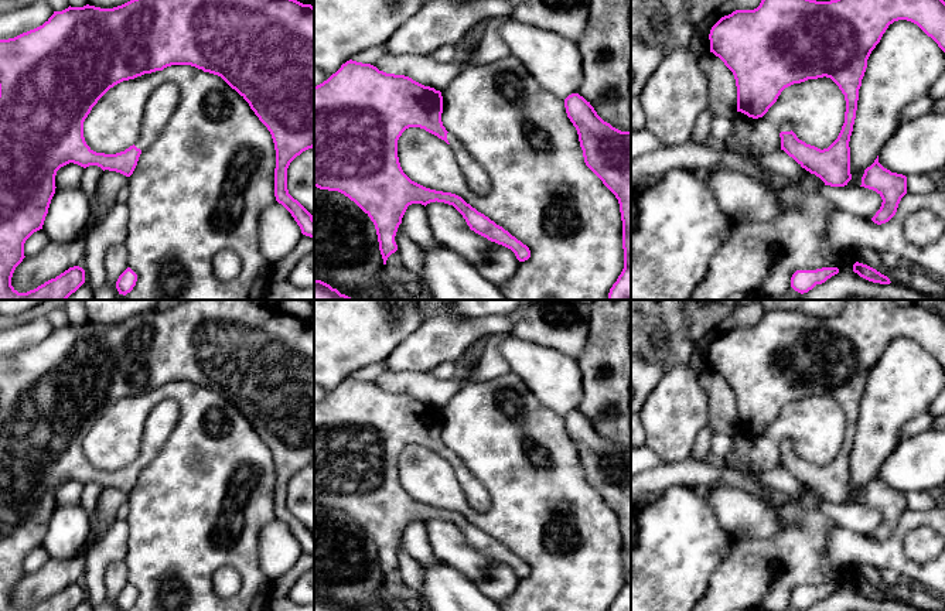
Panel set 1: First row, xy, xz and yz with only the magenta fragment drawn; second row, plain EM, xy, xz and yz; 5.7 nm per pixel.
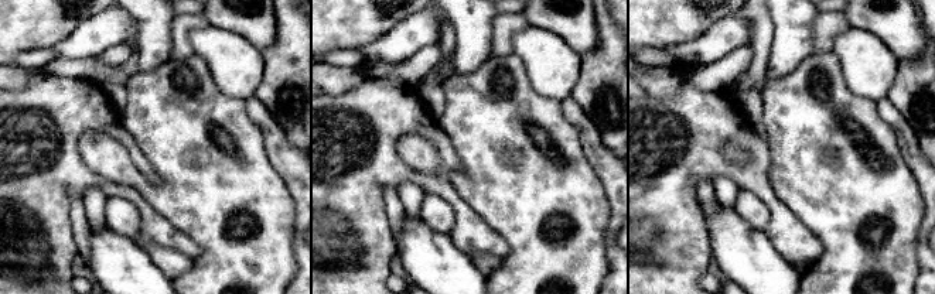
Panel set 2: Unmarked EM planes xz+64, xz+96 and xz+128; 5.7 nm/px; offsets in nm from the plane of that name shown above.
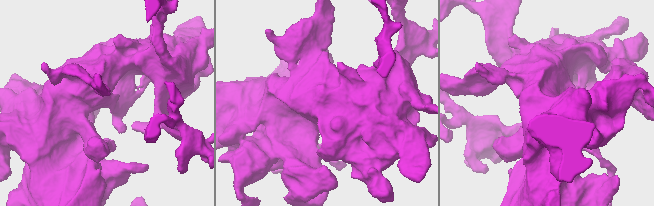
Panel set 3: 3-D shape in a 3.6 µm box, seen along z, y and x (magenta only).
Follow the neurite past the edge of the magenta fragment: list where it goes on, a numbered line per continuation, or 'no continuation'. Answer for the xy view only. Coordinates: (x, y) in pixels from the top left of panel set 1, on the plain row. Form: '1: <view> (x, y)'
1: xy (161, 420)

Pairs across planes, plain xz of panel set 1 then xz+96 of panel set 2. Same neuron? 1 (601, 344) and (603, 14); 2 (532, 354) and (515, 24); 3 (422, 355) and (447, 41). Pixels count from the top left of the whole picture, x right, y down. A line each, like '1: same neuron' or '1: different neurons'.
1: same neuron
2: different neurons
3: different neurons

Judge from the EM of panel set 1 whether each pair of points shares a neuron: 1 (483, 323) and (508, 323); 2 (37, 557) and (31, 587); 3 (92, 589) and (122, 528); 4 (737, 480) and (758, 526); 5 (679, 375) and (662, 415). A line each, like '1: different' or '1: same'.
1: same
2: different
3: same
4: different
5: same

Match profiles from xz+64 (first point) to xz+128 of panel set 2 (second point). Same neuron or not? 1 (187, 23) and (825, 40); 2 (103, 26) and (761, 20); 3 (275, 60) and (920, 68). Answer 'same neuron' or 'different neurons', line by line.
1: same neuron
2: different neurons
3: same neuron

